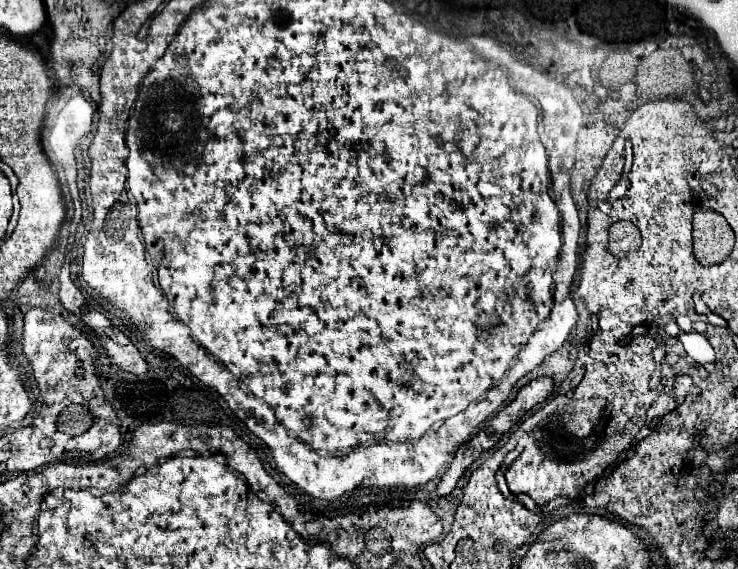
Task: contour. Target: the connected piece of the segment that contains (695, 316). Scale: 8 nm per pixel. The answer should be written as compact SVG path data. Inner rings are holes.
M693 303L693 312L691 314L679 314L675 321L683 332L691 332L695 323L704 321L704 315L695 311Z

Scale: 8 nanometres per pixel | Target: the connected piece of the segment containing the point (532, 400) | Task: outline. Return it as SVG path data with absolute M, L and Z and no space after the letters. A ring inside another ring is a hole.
M541 376L529 382L527 386L523 386L513 402L521 402L523 408L533 408L535 404L543 402L551 392L553 392L553 378Z

